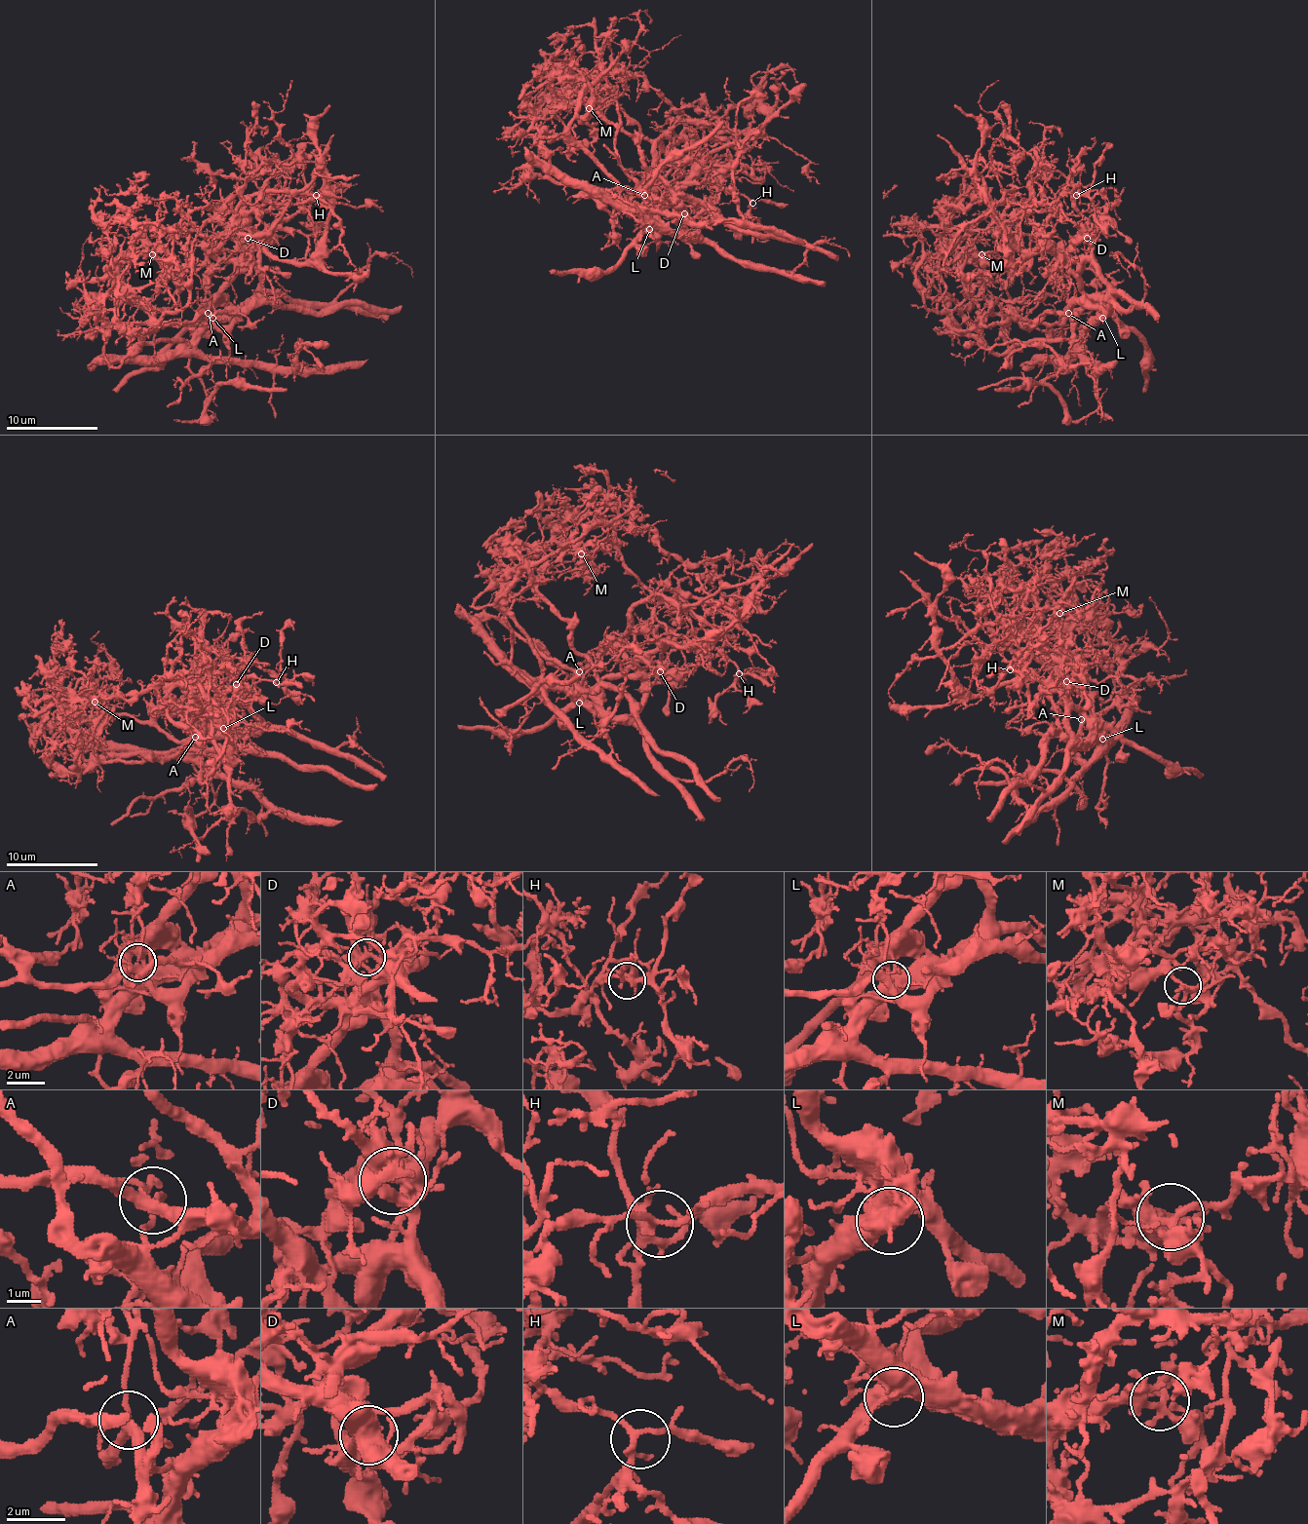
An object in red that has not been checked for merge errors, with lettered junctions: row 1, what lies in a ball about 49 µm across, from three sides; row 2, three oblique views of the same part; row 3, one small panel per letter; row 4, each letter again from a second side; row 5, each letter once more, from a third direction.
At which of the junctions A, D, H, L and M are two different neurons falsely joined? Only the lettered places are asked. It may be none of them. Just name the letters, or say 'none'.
A, D, L

